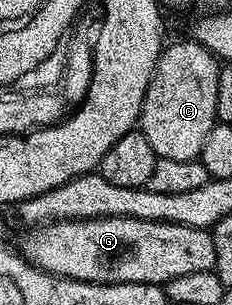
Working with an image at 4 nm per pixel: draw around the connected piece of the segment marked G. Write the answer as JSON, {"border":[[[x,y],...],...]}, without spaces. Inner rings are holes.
{"border":[[[86,217],[84,219],[53,219],[48,223],[41,223],[38,229],[33,229],[21,241],[19,252],[25,260],[32,263],[44,273],[53,273],[57,277],[69,277],[73,281],[92,281],[94,285],[126,285],[139,283],[140,285],[166,286],[171,279],[179,279],[179,275],[191,275],[191,271],[207,271],[213,269],[215,263],[215,239],[209,229],[200,229],[190,225],[180,225],[174,221],[148,221],[138,217]]]}

